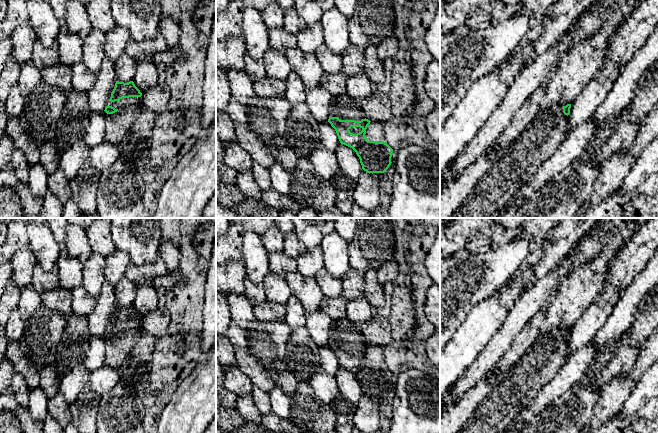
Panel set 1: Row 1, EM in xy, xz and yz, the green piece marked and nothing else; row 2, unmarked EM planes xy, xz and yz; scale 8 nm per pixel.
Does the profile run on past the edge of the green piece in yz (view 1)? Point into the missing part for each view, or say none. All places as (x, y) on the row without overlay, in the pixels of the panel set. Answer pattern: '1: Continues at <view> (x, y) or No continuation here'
1: Continues at yz (518, 387)

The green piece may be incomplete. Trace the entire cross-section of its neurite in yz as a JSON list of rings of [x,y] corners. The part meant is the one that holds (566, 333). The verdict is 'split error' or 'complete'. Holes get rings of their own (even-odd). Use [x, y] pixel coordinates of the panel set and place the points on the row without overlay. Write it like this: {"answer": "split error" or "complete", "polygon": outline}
{"answer": "split error", "polygon": [[[571,328],[556,329],[538,338],[522,358],[504,373],[457,433],[503,433],[538,392],[551,381],[565,364],[566,345]]]}

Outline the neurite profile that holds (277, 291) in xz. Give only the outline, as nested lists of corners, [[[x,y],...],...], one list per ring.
[[[271,271],[265,277],[263,287],[267,301],[273,304],[285,306],[286,302],[292,296],[286,279],[280,275],[272,273]]]

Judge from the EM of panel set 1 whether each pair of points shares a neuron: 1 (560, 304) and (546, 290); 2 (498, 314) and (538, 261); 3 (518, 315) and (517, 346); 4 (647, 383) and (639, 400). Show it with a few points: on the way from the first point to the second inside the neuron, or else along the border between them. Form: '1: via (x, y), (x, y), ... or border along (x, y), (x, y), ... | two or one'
1: border along (566, 277), (560, 284), (556, 294), (548, 302) | two
2: border along (531, 268), (531, 278), (526, 283), (523, 291) | two
3: border along (531, 316), (503, 354) | two
4: via (647, 387), (640, 396) | one

